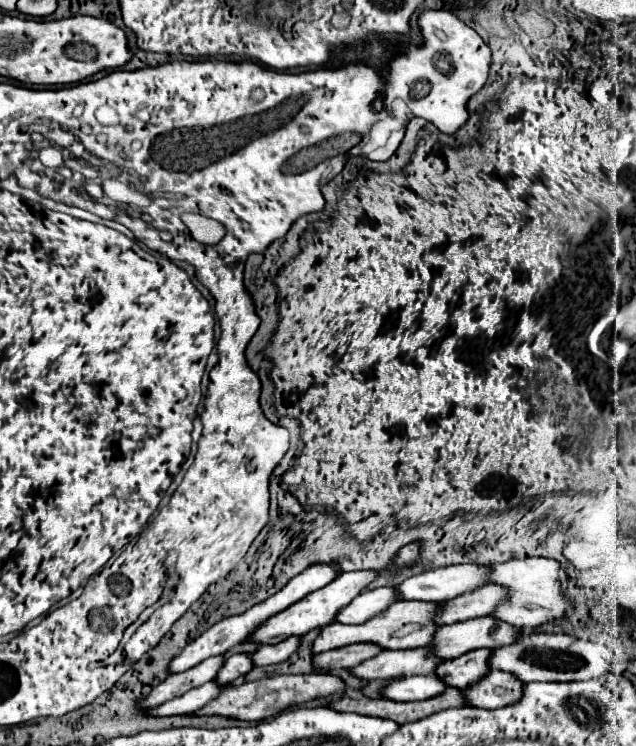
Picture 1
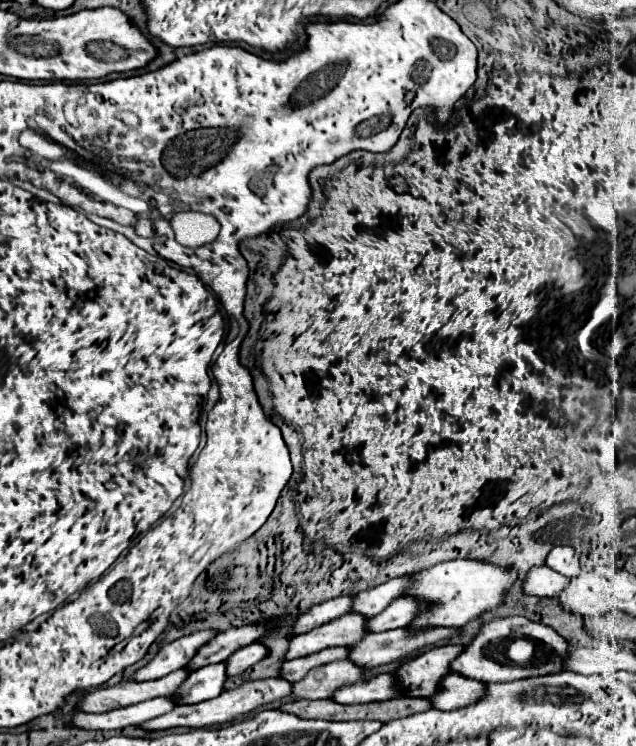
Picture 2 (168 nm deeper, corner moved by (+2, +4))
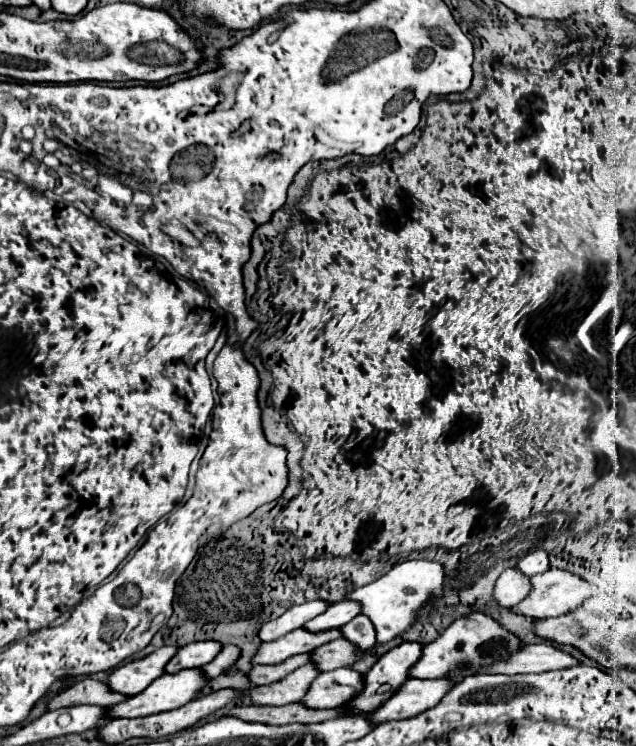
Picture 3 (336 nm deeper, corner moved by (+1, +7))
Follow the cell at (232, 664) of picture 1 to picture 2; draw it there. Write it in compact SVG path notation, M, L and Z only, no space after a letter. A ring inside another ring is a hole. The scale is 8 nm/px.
M226 662L208 664L204 668L198 668L196 672L192 672L192 678L188 678L188 682L184 682L184 686L174 694L176 702L196 704L202 700L216 698L222 692L226 680L228 680Z

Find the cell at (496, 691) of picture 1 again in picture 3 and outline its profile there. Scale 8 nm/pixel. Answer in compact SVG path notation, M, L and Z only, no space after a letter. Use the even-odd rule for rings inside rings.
M407 679L383 705L379 705L369 721L377 727L379 723L393 719L415 717L439 703L439 699L453 687L445 679Z

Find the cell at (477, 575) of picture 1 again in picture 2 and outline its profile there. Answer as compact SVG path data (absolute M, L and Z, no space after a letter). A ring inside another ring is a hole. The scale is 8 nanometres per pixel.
M404 574L404 576L388 580L386 584L376 586L372 590L360 592L360 598L356 598L356 610L354 612L364 614L366 618L380 614L390 602L394 602L396 598L402 598L400 594L404 594L412 586L412 582L414 582L412 574Z

